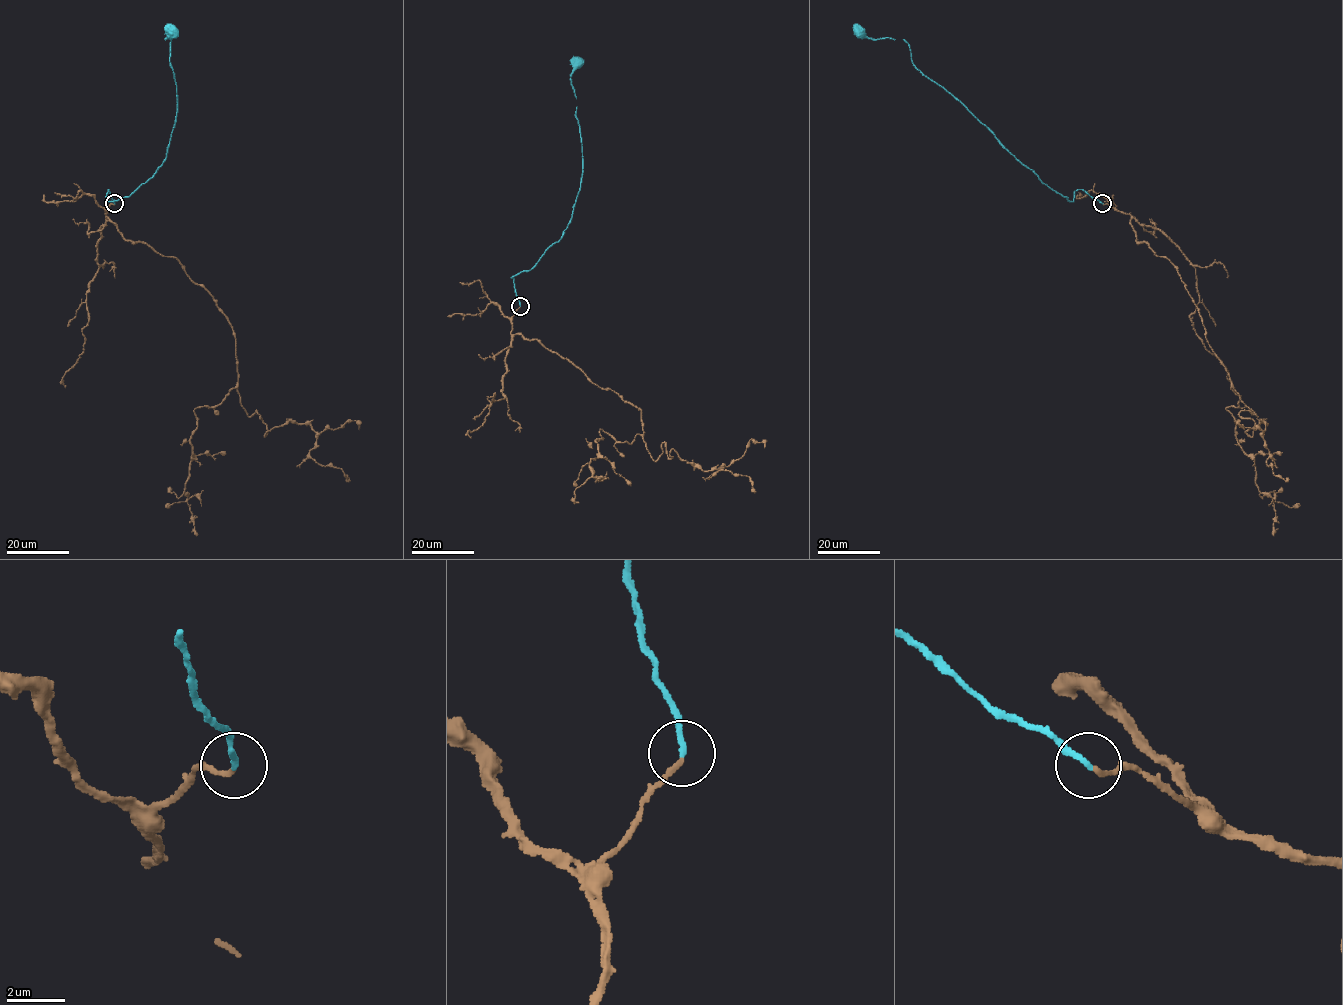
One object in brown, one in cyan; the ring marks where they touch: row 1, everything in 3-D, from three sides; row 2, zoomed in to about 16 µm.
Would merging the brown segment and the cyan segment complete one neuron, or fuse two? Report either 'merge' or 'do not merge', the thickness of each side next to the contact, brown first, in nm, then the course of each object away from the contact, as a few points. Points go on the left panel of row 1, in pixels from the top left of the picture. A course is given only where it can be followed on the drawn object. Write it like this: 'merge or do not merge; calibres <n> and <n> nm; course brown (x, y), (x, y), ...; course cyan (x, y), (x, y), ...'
merge; calibres 160 and 200 nm; course brown (115, 203), (126, 240), (174, 256), (225, 316), (240, 404), (264, 436), (308, 423), (309, 455), (349, 479); course cyan (115, 203), (108, 189), (108, 201), (129, 196), (166, 157), (177, 109), (171, 39), (165, 39), (171, 31)

